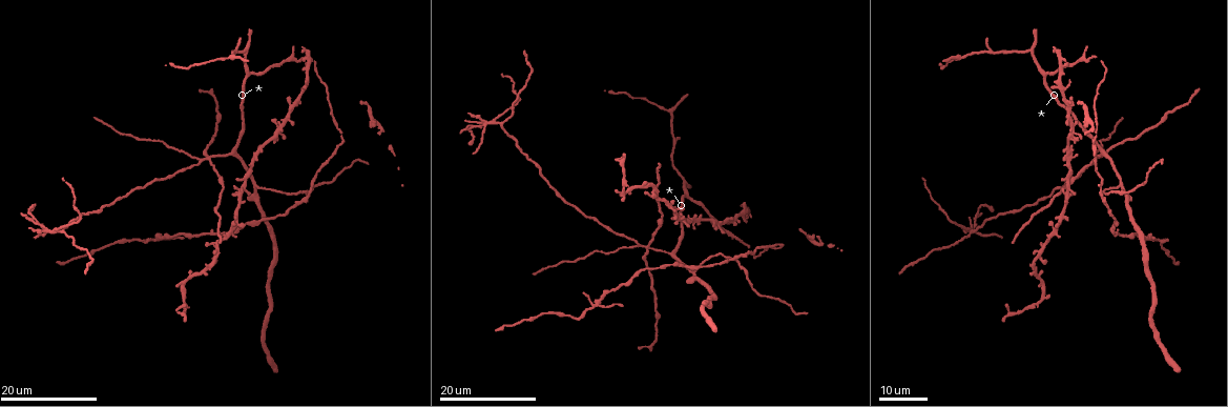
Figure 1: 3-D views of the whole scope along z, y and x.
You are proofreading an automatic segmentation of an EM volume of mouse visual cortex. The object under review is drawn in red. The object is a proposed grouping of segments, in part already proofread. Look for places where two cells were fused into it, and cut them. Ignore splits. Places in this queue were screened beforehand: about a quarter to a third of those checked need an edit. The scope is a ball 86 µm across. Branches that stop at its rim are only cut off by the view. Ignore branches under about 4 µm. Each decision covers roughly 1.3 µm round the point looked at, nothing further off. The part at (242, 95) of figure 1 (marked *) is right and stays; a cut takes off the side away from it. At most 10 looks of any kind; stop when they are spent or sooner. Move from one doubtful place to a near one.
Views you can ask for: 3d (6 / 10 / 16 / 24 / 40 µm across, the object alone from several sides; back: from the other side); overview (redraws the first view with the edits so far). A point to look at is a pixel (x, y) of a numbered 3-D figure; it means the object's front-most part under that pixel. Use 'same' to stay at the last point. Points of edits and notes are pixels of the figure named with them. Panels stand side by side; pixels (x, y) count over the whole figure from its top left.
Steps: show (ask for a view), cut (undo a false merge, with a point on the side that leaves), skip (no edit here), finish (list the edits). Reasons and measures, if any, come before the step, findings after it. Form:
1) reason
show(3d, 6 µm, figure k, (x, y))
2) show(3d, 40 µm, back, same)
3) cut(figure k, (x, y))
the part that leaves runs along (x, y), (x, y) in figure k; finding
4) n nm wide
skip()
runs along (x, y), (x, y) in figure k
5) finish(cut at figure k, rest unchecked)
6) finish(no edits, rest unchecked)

four-way junction
show(3d, 24 µm, figure 1, (649, 247))

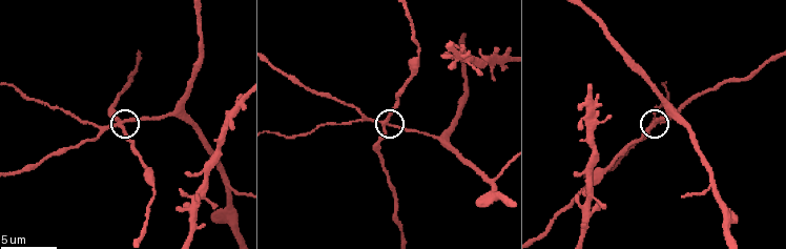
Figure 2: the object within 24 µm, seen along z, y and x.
show(3d, 6 µm, figure 2, (385, 119))

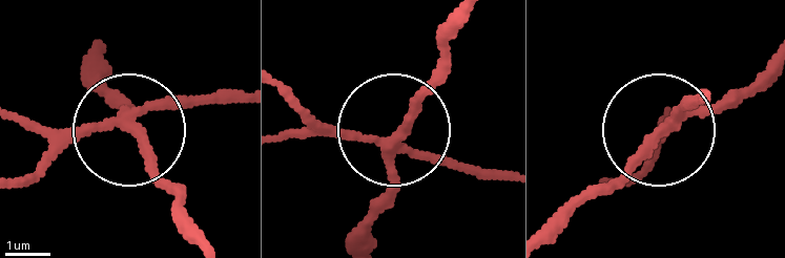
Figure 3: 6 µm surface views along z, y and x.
side arm 57 µm
cut(figure 3, (111, 102))
the part that leaves runs along (125, 121), (103, 65) in figure 3; two cells meet here

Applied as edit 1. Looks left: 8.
thin arm on a thick one
show(3d, 24 µm, figure 1, (156, 240))

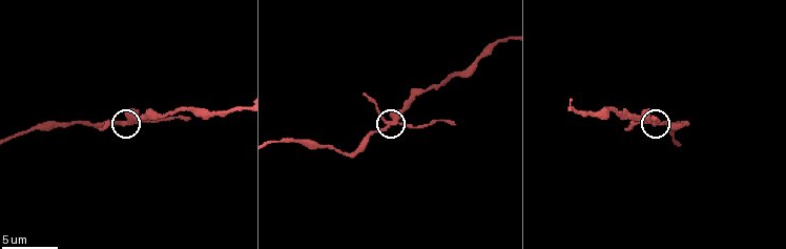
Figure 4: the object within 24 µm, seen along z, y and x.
show(3d, 6 µm, figure 4, (131, 122))

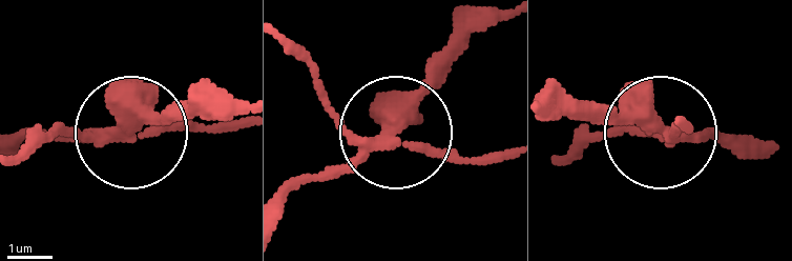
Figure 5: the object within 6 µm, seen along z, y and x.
cut(figure 5, (61, 129))
the part that leaves runs along (112, 143), (245, 121) in figure 5; two cells meet here

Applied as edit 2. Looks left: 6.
show(overview)

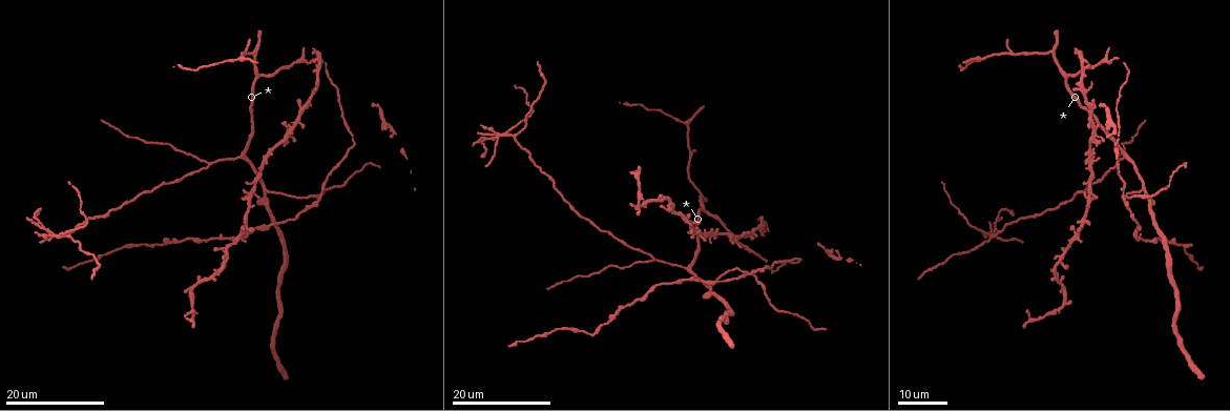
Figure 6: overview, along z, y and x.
three arms meet
show(3d, 24 µm, figure 6, (1130, 197))

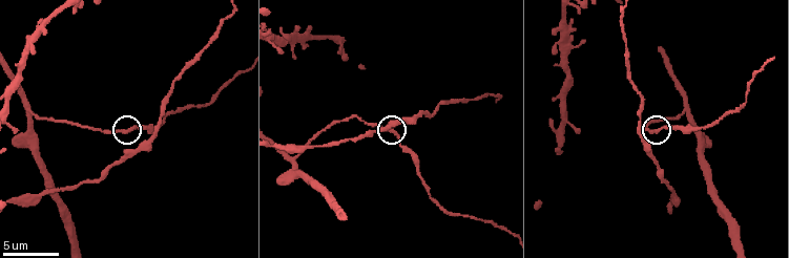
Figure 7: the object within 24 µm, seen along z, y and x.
show(3d, 6 µm, figure 7, (655, 130))

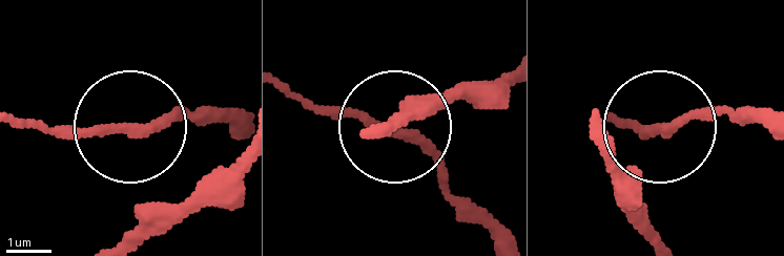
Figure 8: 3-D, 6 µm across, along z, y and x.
3 arms
skip()
one cell here

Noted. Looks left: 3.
three arms meet
show(3d, 16 µm, figure 6, (1067, 75))

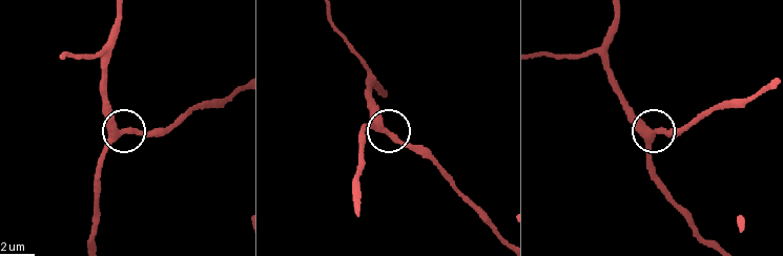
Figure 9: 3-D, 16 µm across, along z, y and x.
show(3d, 6 µm, figure 9, (650, 131))

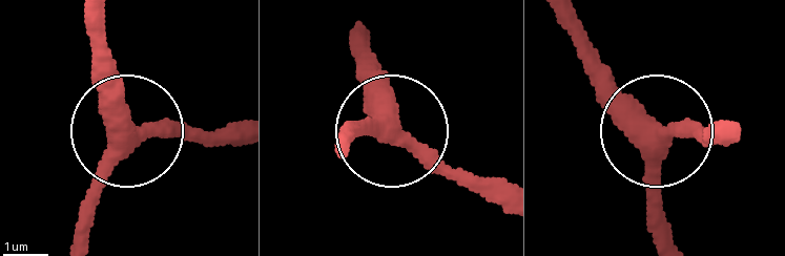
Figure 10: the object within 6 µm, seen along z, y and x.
410 nm wide
skip()
runs along (675, 244), (653, 131), (581, 57) in figure 10; continuous, no second cell

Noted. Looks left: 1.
finish(cut at figure 3, cut at figure 5, rest unchecked)

